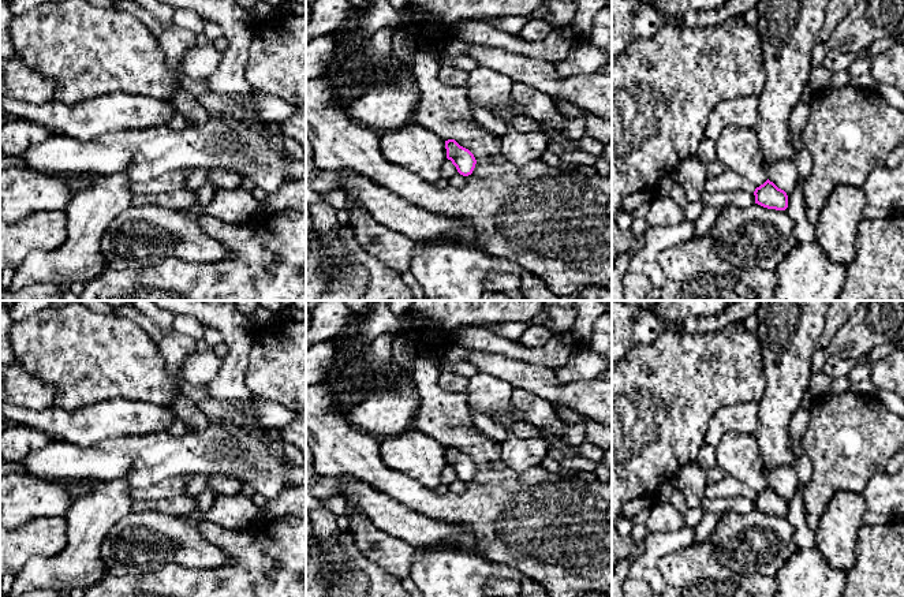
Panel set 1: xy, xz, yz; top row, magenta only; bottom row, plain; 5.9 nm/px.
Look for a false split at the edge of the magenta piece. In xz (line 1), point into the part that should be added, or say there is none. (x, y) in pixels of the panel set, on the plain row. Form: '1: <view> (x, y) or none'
1: none

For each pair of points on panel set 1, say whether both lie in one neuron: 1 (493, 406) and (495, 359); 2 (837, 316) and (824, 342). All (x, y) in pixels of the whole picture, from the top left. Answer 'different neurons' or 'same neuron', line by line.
1: different neurons
2: same neuron

